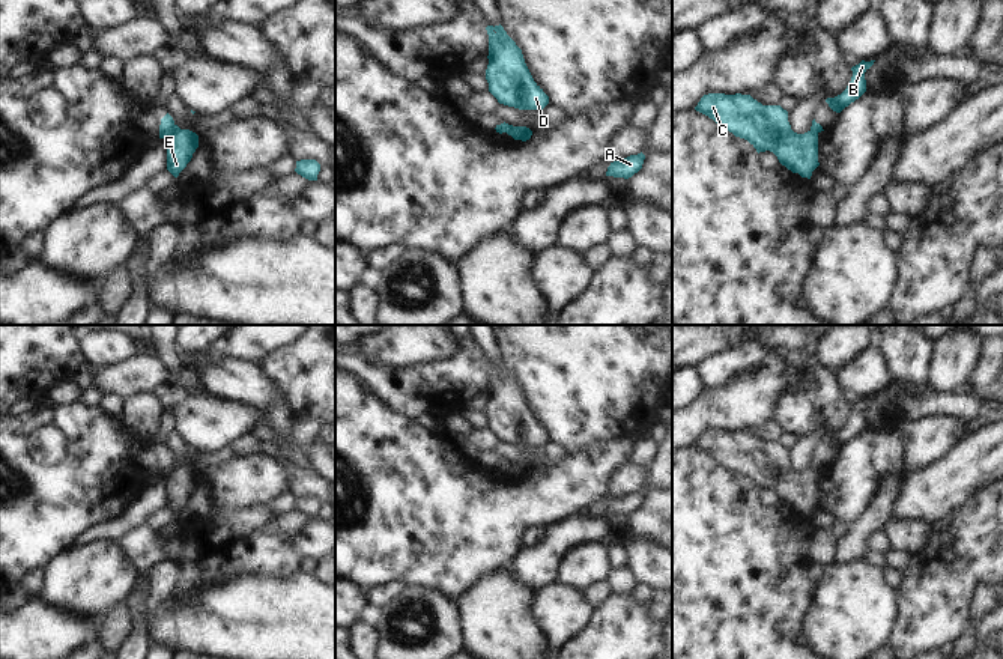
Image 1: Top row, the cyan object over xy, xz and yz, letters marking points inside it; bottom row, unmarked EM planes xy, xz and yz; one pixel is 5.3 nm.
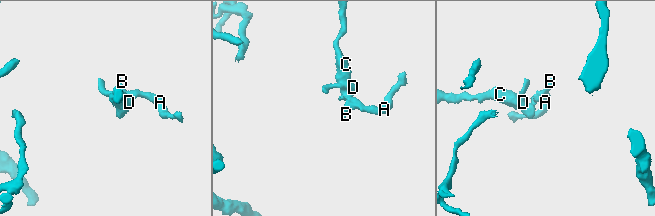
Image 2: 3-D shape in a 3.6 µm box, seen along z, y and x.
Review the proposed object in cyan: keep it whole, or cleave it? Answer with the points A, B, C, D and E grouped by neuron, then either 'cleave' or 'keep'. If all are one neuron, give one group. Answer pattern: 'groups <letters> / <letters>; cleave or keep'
groups A B / C D E; cleave

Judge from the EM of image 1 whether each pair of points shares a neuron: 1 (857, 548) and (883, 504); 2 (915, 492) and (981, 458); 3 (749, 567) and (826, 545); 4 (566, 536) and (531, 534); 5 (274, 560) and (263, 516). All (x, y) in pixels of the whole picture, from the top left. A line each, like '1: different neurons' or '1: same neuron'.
1: same neuron
2: same neuron
3: different neurons
4: different neurons
5: same neuron

